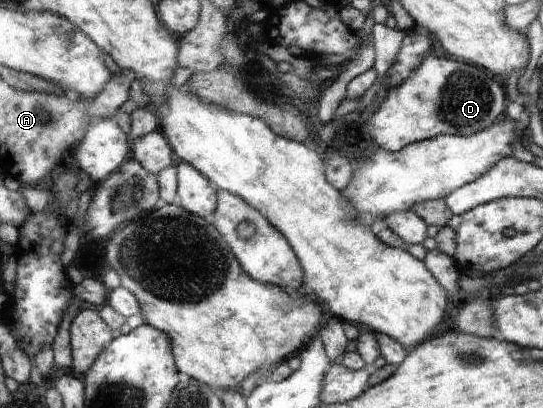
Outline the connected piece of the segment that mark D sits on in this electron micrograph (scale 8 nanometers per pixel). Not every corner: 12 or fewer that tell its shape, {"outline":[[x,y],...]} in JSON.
{"outline":[[428,55],[389,88],[364,133],[398,152],[496,123],[482,69]]}

